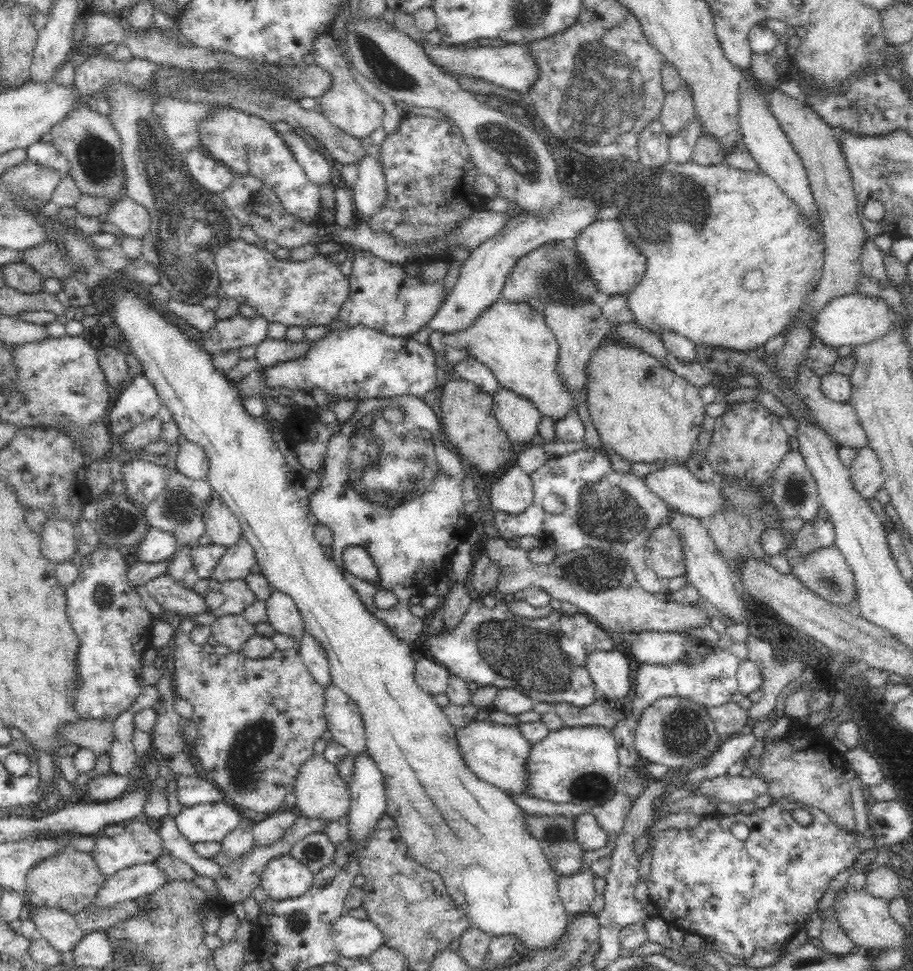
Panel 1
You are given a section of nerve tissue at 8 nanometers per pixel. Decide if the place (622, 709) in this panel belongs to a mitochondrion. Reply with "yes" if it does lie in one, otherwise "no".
no

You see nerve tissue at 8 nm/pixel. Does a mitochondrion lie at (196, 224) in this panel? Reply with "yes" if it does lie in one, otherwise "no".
yes

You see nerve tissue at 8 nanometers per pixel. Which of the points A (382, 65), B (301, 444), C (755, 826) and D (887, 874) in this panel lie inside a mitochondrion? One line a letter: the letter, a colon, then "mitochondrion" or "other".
A: mitochondrion
B: other
C: other
D: other

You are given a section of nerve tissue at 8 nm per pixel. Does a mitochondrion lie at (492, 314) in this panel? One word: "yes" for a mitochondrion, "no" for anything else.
no

